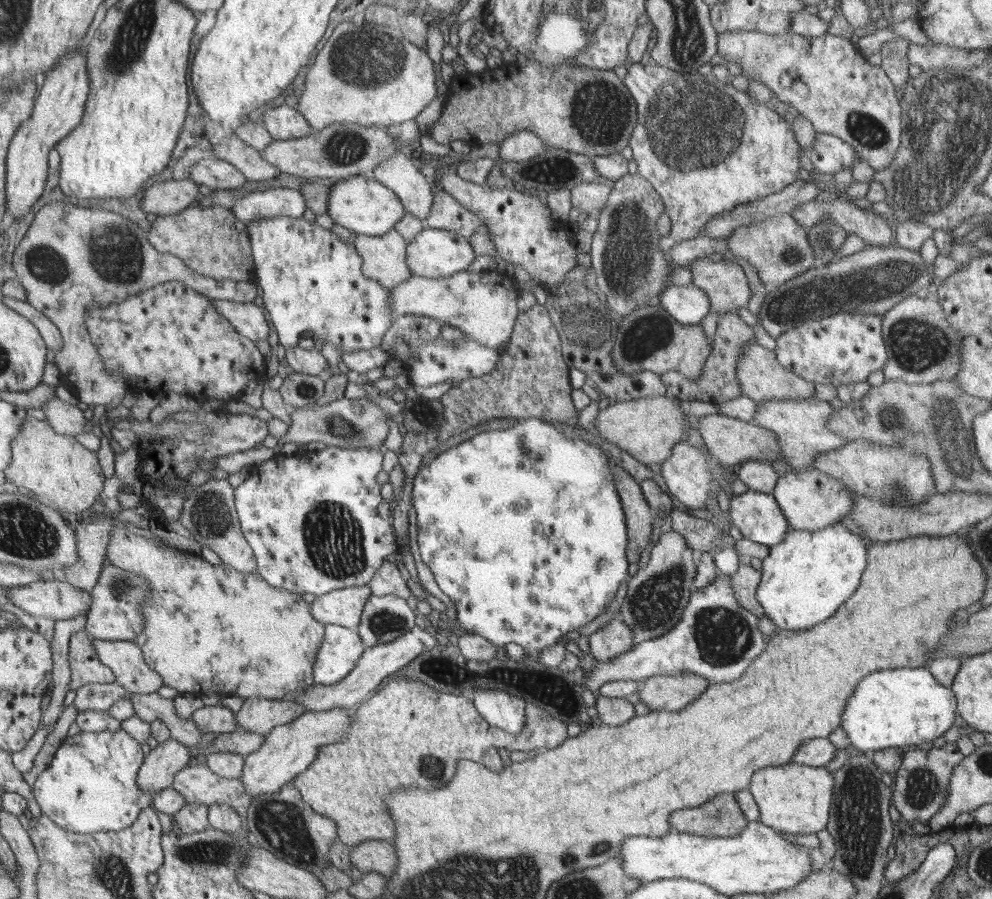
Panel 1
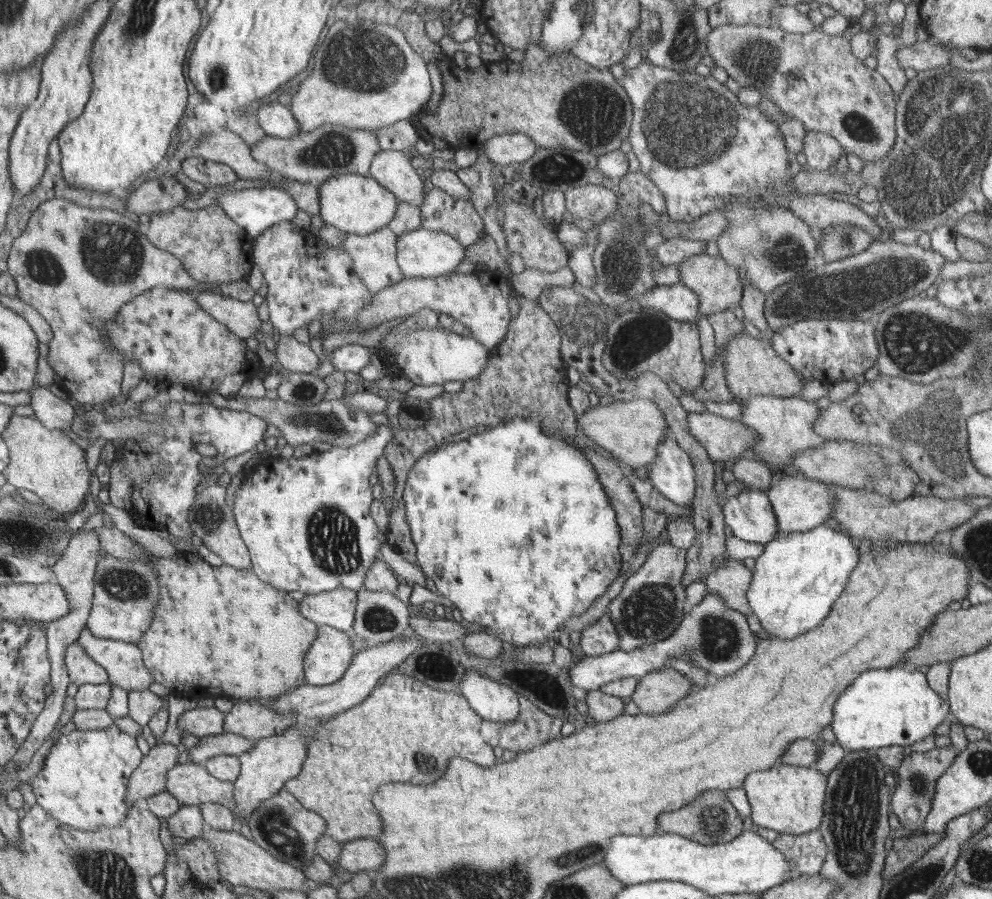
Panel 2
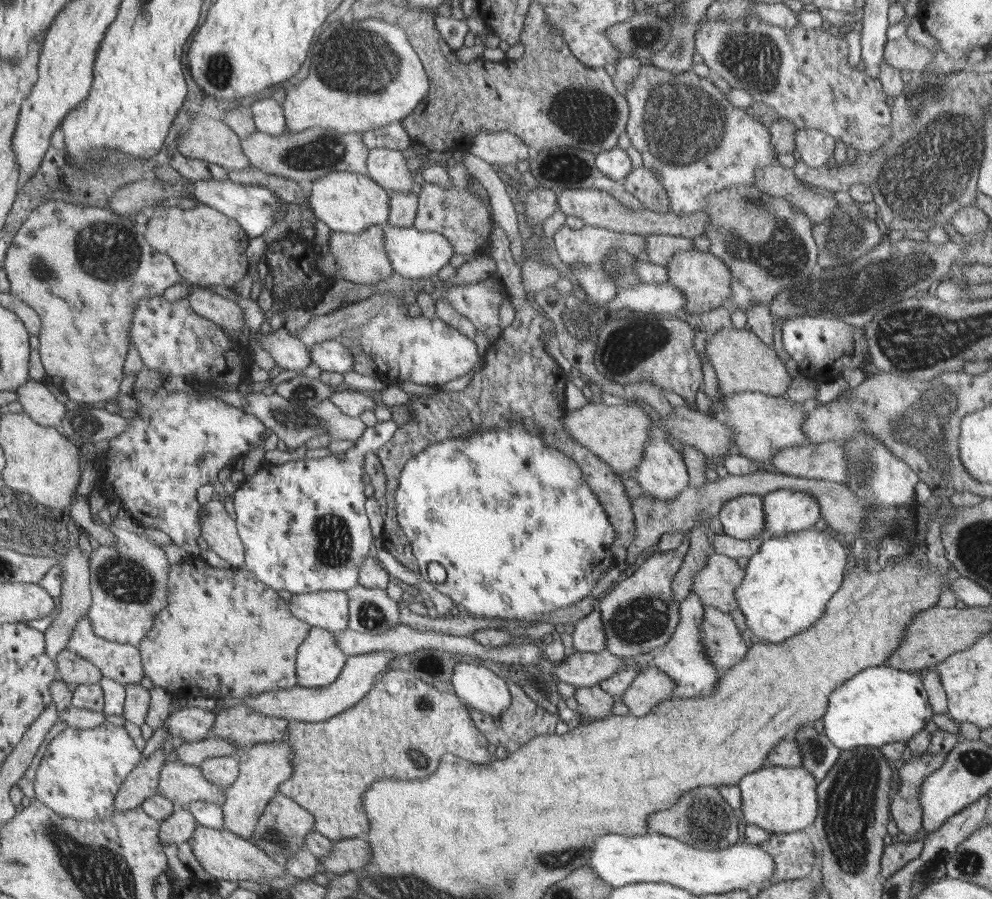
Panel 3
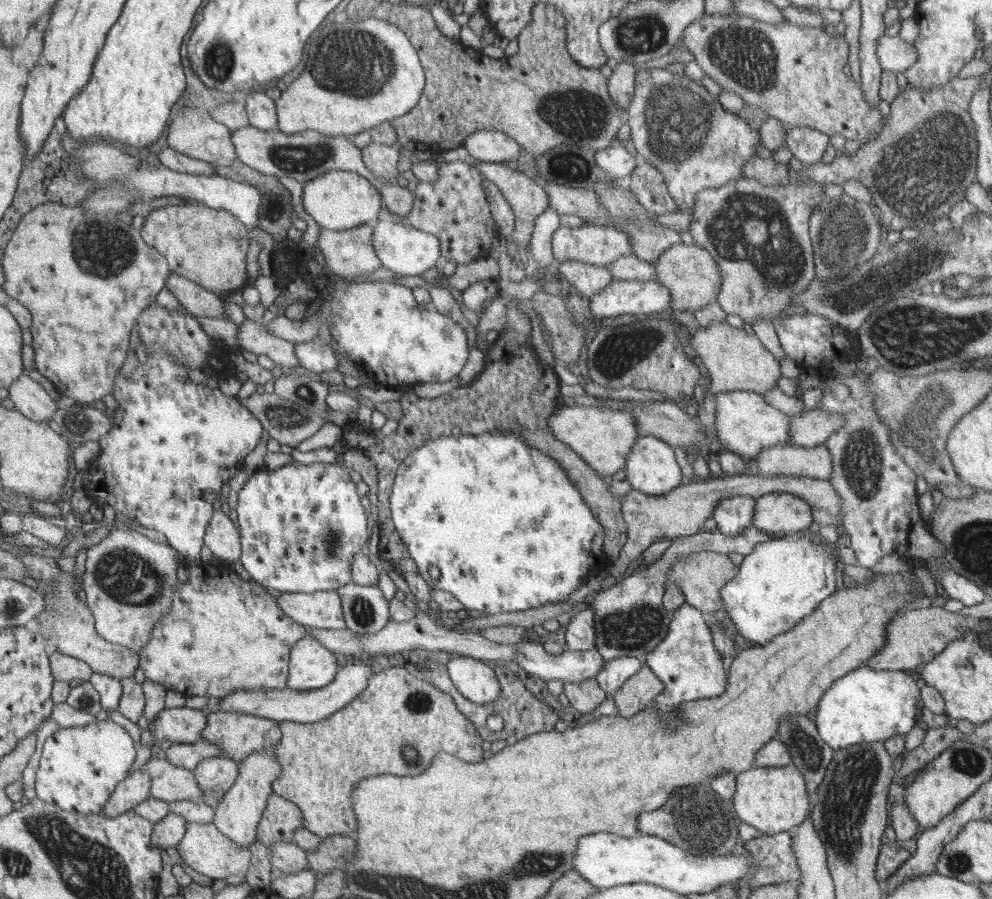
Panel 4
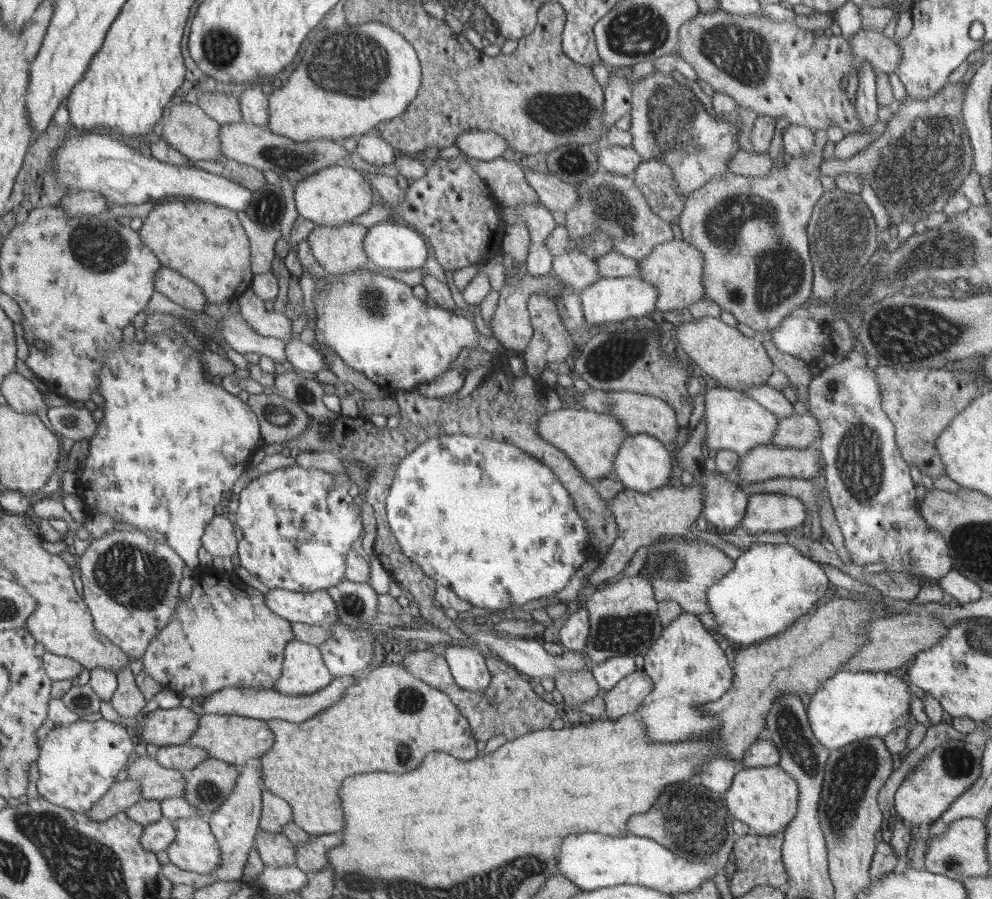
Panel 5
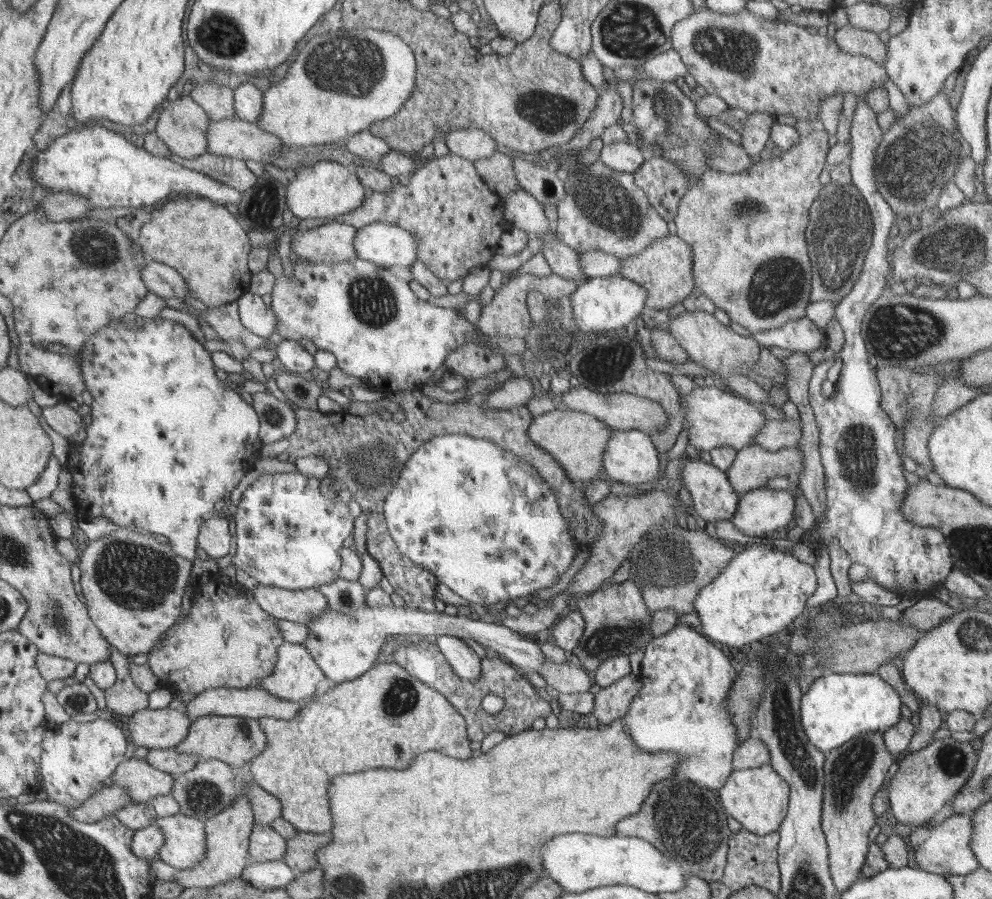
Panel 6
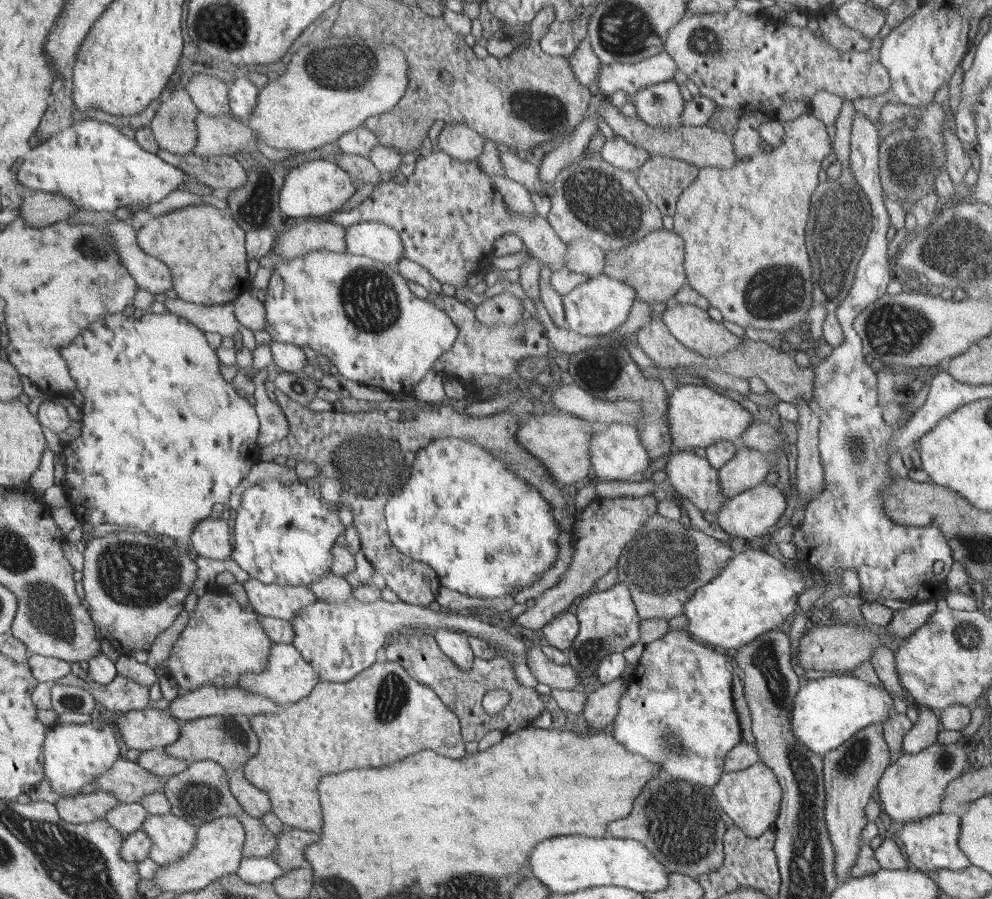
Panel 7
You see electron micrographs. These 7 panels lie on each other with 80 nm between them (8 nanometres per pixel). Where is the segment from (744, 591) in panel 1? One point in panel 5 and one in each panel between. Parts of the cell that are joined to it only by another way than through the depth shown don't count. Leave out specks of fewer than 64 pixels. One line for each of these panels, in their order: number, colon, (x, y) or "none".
2: (731, 581)
3: (716, 584)
4: (701, 576)
5: (684, 571)

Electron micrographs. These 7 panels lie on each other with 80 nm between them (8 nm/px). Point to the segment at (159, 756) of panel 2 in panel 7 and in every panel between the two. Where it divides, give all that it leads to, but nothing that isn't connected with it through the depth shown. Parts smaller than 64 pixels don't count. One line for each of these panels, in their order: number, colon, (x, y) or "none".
3: (142, 783)
4: (130, 793)
5: (121, 796)
6: (108, 800)
7: (90, 806)

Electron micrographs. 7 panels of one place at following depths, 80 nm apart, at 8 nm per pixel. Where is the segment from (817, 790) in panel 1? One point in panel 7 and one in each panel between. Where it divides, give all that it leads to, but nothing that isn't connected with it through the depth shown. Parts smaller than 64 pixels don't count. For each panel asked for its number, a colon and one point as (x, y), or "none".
2: (788, 799)
3: (784, 800)
4: (773, 800)
5: (766, 799)
6: (757, 798)
7: (752, 797)

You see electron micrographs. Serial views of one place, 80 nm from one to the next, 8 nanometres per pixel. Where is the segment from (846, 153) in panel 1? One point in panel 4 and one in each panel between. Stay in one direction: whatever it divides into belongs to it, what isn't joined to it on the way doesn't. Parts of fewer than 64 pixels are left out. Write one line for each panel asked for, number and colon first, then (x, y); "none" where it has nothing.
2: (822, 151)
3: (815, 148)
4: (806, 144)

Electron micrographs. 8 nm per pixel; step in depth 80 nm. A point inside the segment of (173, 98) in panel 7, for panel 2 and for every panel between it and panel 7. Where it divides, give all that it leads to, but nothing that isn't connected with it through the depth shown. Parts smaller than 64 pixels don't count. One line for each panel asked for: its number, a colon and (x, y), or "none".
2: (224, 147)
3: (207, 140)
4: (195, 133)
5: (187, 128)
6: (182, 124)

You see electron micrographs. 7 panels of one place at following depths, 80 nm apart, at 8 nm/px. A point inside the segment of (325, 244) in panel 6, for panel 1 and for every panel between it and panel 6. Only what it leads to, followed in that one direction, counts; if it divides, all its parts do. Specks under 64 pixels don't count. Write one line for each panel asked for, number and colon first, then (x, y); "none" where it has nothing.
1: (384, 257)
2: (375, 255)
3: (362, 258)
4: (351, 252)
5: (339, 249)

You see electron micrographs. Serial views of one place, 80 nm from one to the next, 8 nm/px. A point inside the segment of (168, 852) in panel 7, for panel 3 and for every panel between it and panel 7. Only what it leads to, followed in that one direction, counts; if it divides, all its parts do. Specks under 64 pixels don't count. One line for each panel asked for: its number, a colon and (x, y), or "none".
3: (225, 856)
4: (204, 848)
5: (195, 848)
6: (184, 846)

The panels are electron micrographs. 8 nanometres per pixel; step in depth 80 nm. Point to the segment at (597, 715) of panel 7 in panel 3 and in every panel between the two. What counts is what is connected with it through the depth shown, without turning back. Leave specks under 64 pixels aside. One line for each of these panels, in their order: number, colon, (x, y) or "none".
3: (652, 686)
4: (640, 690)
5: (625, 698)
6: (611, 702)

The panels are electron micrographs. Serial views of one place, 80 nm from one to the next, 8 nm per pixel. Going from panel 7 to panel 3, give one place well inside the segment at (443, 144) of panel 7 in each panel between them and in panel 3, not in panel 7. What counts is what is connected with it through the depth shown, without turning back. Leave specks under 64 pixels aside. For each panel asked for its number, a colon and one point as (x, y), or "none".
3: (496, 147)
4: (487, 144)
5: (480, 144)
6: (472, 143)

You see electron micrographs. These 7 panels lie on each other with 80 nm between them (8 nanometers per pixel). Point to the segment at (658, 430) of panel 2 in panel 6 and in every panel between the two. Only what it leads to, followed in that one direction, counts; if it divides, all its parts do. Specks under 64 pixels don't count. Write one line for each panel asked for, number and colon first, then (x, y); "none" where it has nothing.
3: (617, 434)
4: (603, 437)
5: (592, 441)
6: (577, 441)

